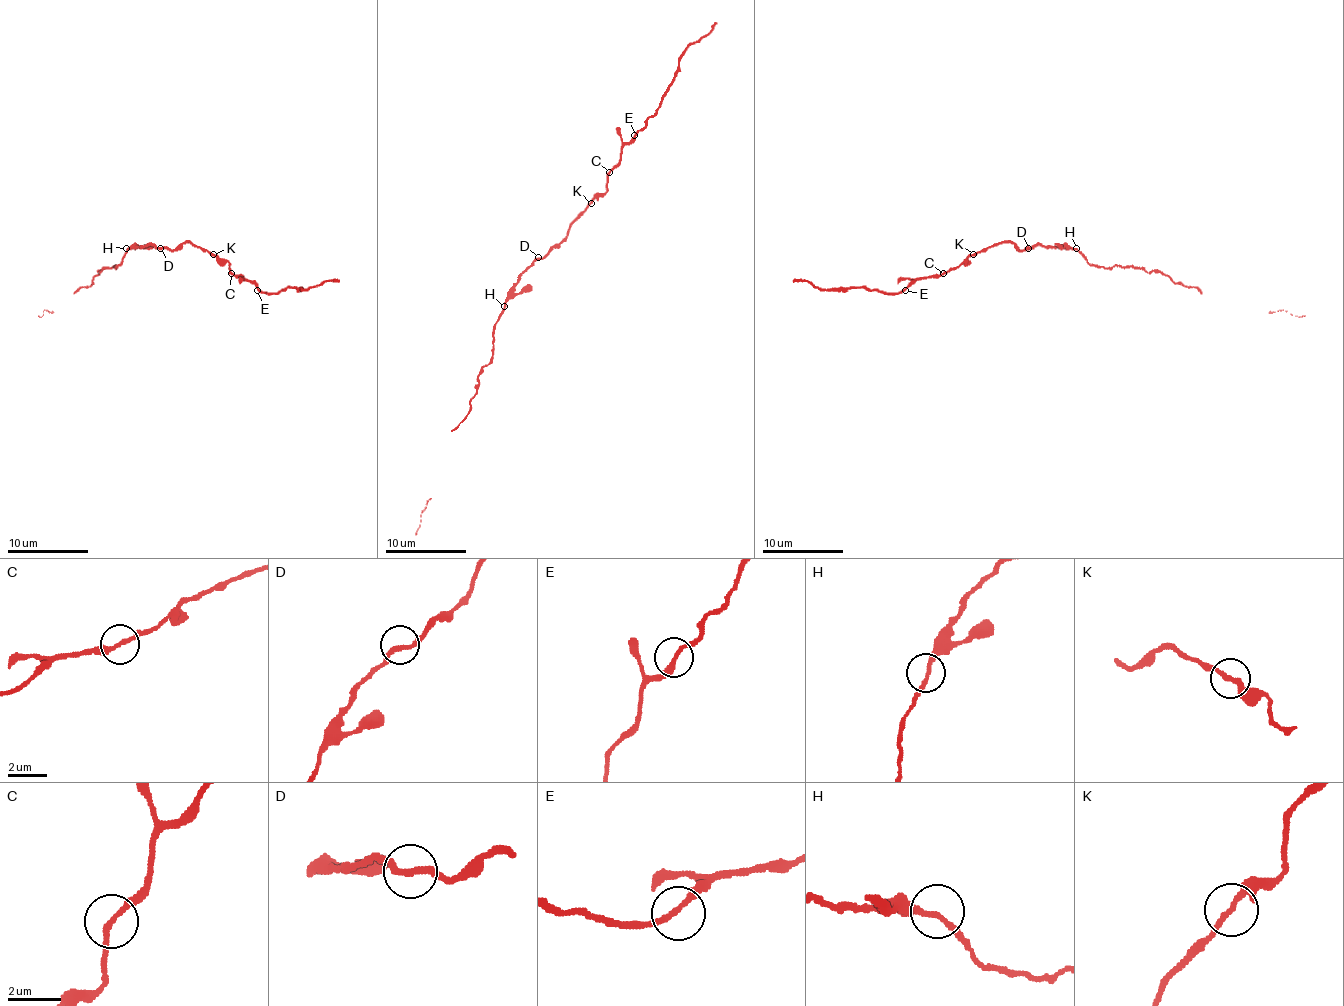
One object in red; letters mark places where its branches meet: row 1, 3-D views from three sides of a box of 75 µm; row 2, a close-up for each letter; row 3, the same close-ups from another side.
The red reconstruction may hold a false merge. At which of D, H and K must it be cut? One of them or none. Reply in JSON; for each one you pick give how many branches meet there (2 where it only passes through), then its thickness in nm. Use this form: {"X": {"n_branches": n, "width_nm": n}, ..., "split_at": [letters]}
{"split_at": []}

